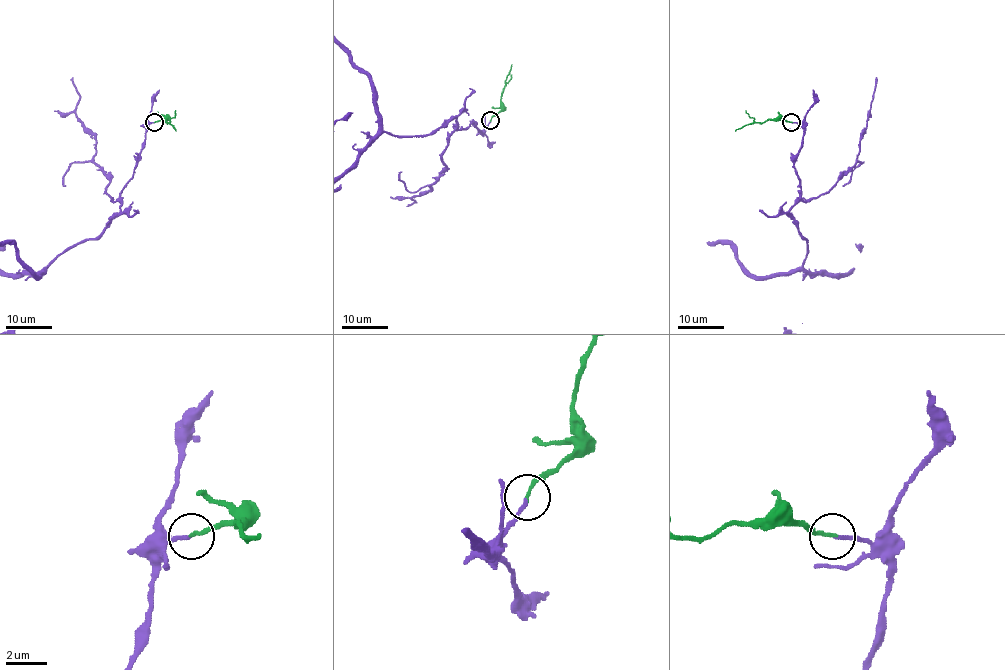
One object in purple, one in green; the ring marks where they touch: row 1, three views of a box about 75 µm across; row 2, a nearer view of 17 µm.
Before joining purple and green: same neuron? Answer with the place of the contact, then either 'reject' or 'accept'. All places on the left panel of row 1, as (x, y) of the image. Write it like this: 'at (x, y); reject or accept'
at (154, 122); accept

